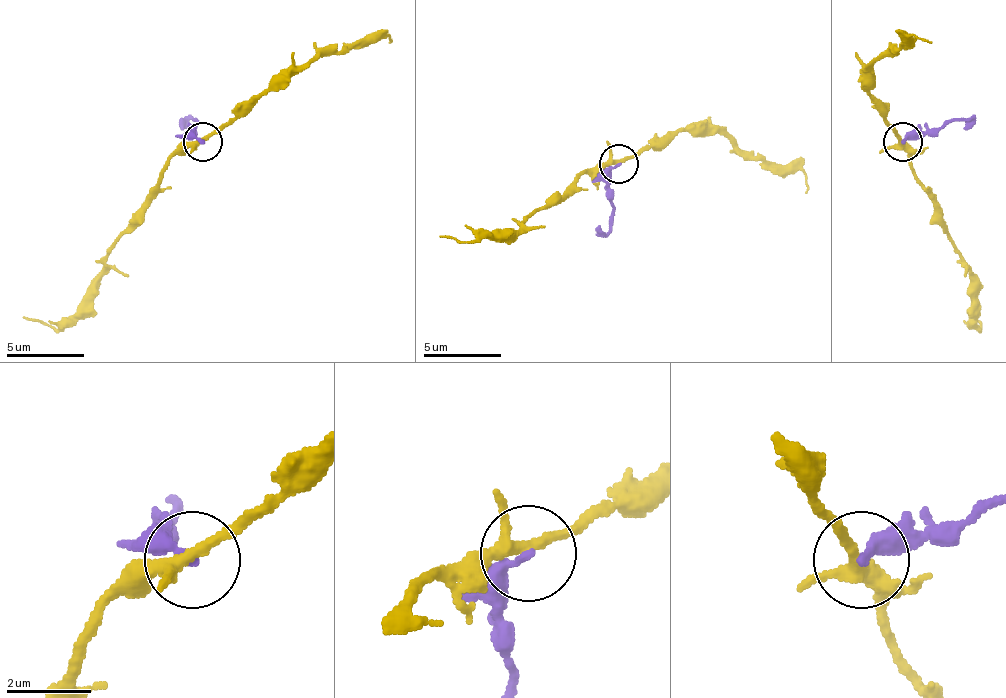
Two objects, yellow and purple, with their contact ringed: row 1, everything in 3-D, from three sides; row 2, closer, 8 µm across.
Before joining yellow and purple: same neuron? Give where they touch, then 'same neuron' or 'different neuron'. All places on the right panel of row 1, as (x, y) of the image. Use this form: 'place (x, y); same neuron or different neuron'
place (902, 141); different neuron

